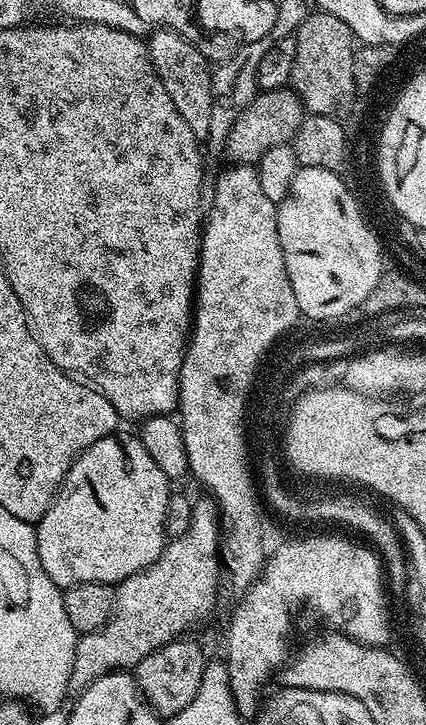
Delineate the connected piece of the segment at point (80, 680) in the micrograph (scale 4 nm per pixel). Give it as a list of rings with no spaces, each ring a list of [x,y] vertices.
[[[211,498],[197,499],[192,506],[190,530],[182,534],[182,538],[168,540],[160,556],[150,566],[146,566],[138,574],[121,580],[116,588],[116,609],[112,616],[98,630],[85,632],[76,641],[74,650],[74,666],[70,674],[69,689],[79,694],[90,682],[102,678],[111,672],[135,669],[142,658],[146,658],[154,650],[166,646],[171,640],[181,639],[187,628],[195,626],[199,620],[204,620],[212,612],[216,604],[216,595],[222,584],[222,565],[220,563],[220,537],[222,535],[222,521]]]

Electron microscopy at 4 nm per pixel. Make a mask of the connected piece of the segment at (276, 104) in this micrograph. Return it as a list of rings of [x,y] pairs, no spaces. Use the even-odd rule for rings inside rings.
[[[291,87],[275,88],[269,92],[260,90],[242,114],[239,114],[234,126],[230,129],[227,142],[225,142],[223,155],[229,156],[233,165],[255,165],[274,146],[291,144],[296,136],[298,126],[302,126],[306,109],[301,100],[296,97]]]

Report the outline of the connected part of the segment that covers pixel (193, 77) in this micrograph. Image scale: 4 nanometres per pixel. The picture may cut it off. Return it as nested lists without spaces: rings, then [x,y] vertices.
[[[161,28],[153,31],[147,37],[148,53],[150,62],[162,82],[166,86],[166,94],[170,94],[170,102],[182,118],[186,118],[186,126],[196,137],[207,137],[210,127],[210,102],[211,102],[211,80],[213,69],[210,61],[198,51],[195,43],[189,37],[182,36],[178,32],[171,32],[169,28]]]

